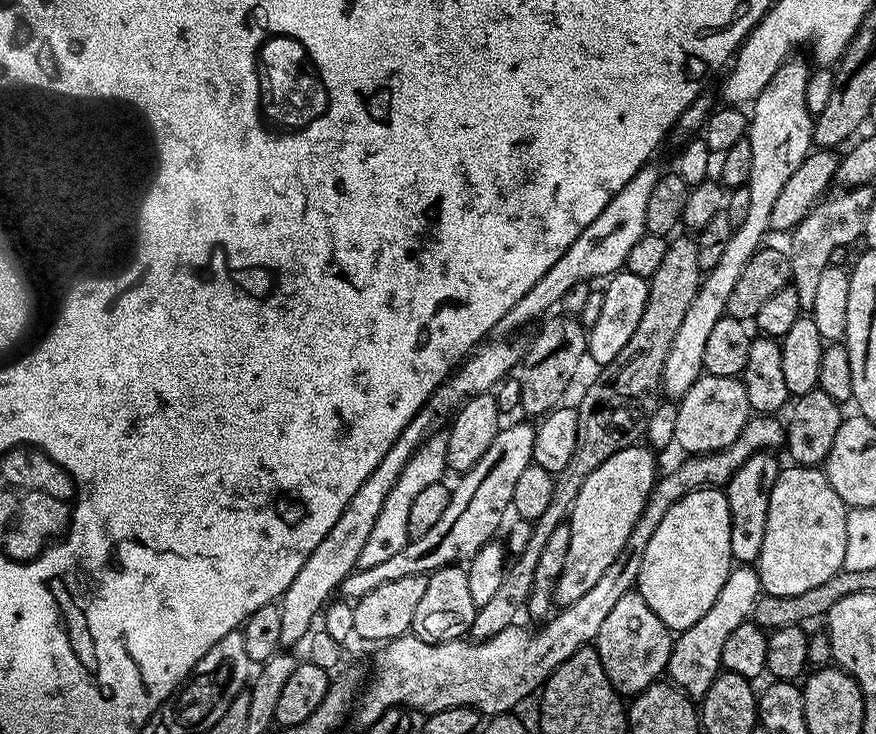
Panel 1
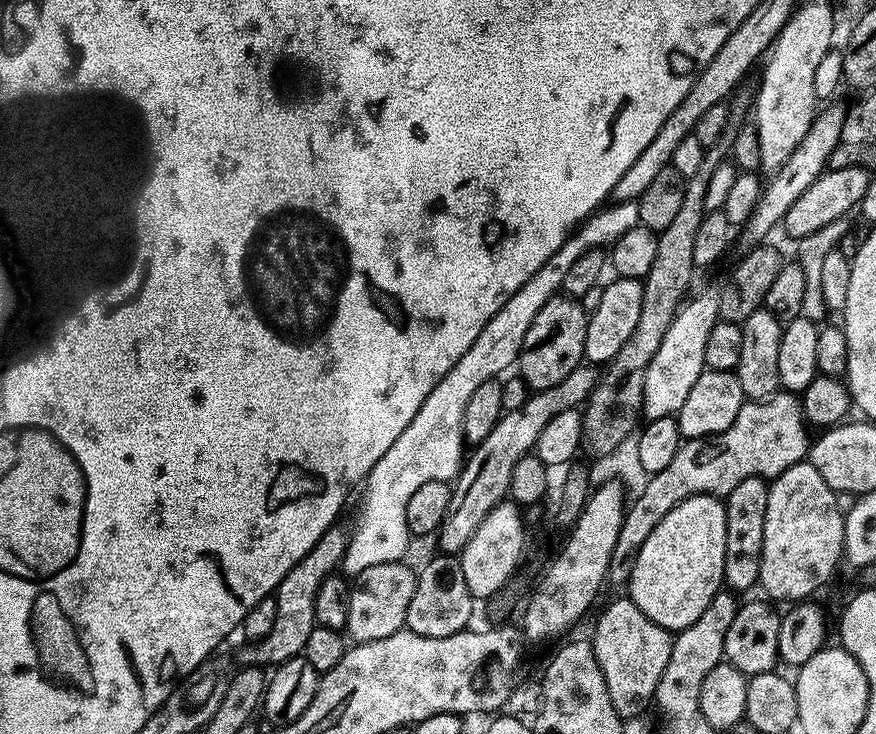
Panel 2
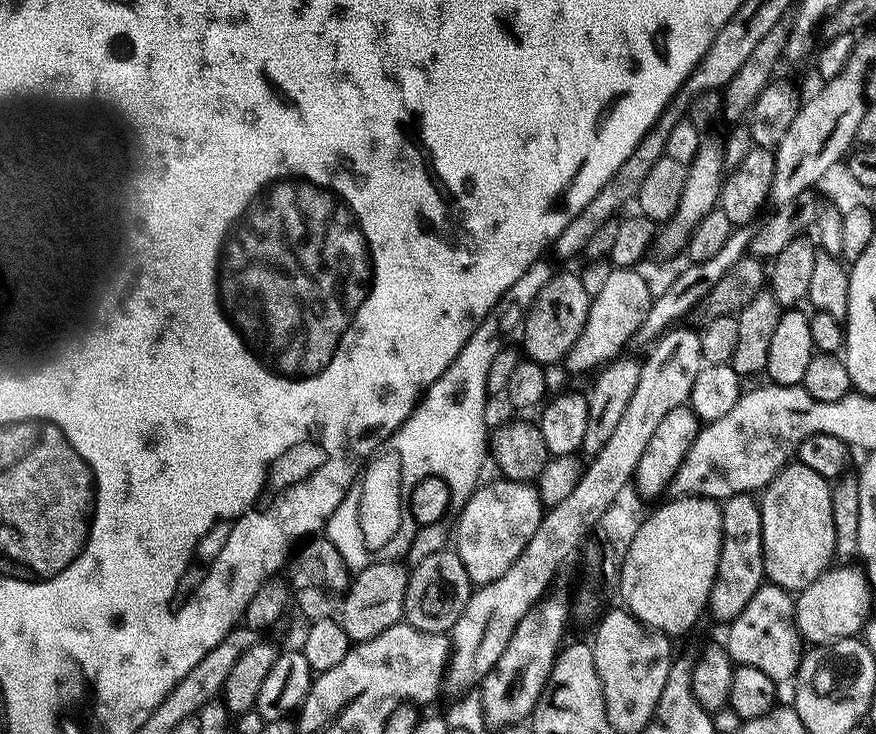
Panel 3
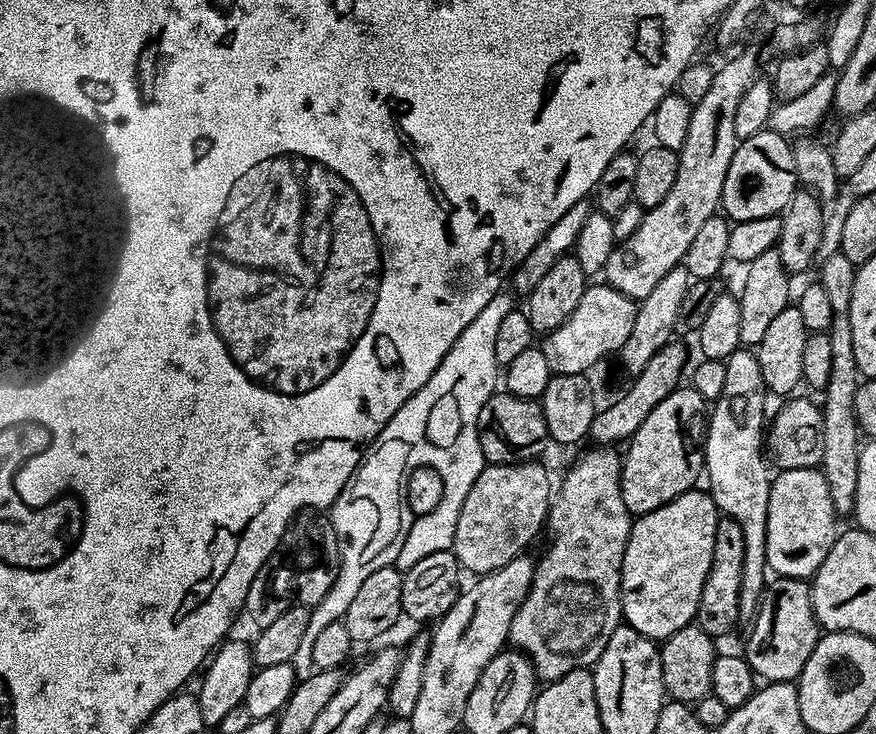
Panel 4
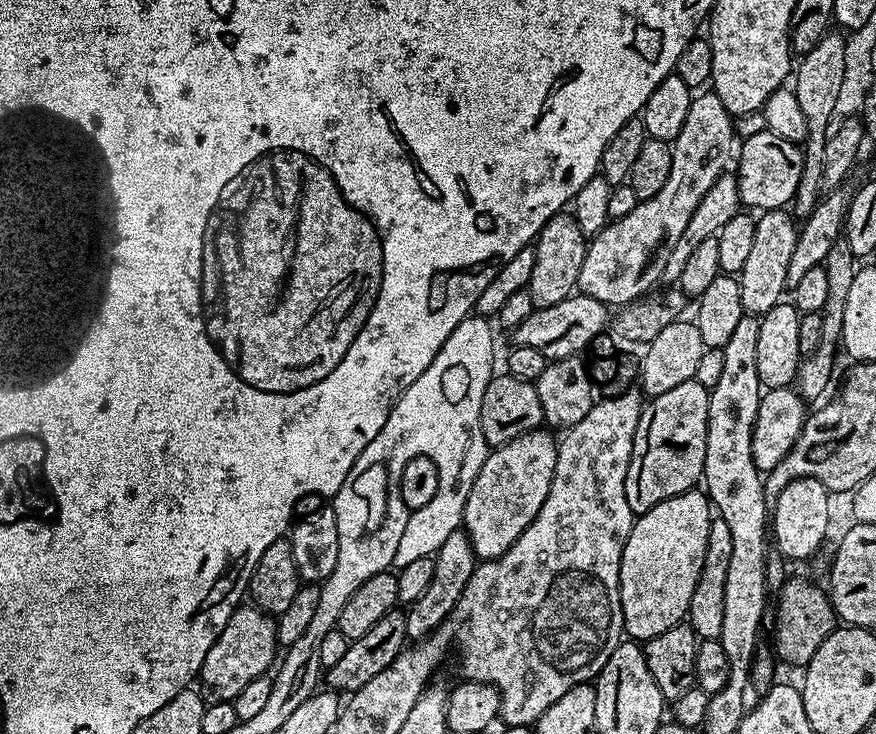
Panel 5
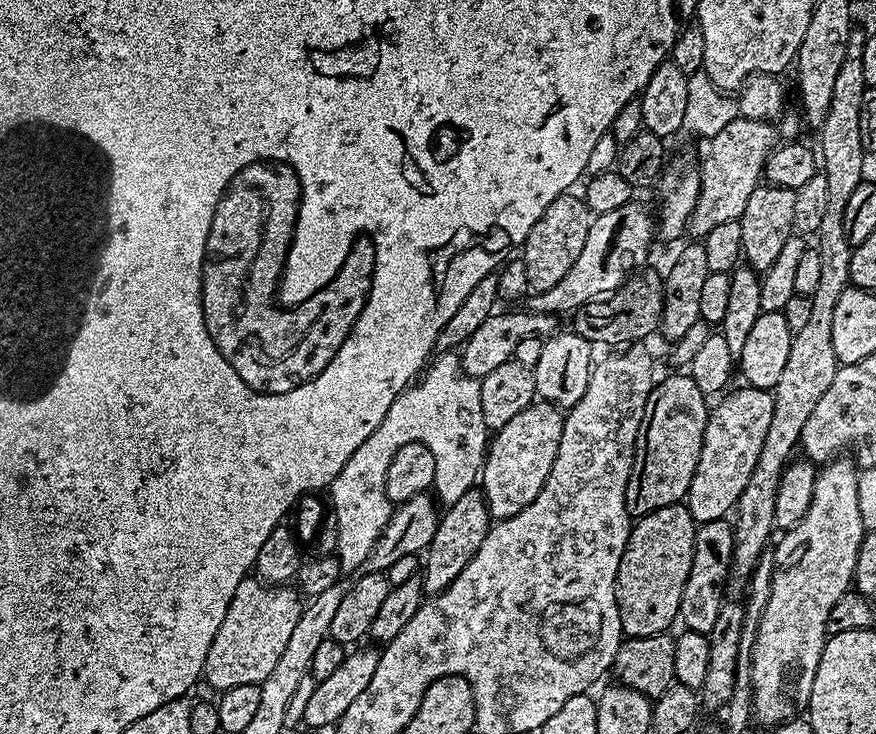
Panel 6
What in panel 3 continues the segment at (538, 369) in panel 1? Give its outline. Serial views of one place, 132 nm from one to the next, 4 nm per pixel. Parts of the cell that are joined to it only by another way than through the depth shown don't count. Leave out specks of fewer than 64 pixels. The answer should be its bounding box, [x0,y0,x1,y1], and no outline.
[522,271,592,365]

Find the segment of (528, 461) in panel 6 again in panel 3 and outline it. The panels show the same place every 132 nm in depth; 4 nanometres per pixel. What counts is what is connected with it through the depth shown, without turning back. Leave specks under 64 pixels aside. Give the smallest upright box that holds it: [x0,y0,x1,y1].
[454,479,542,586]

